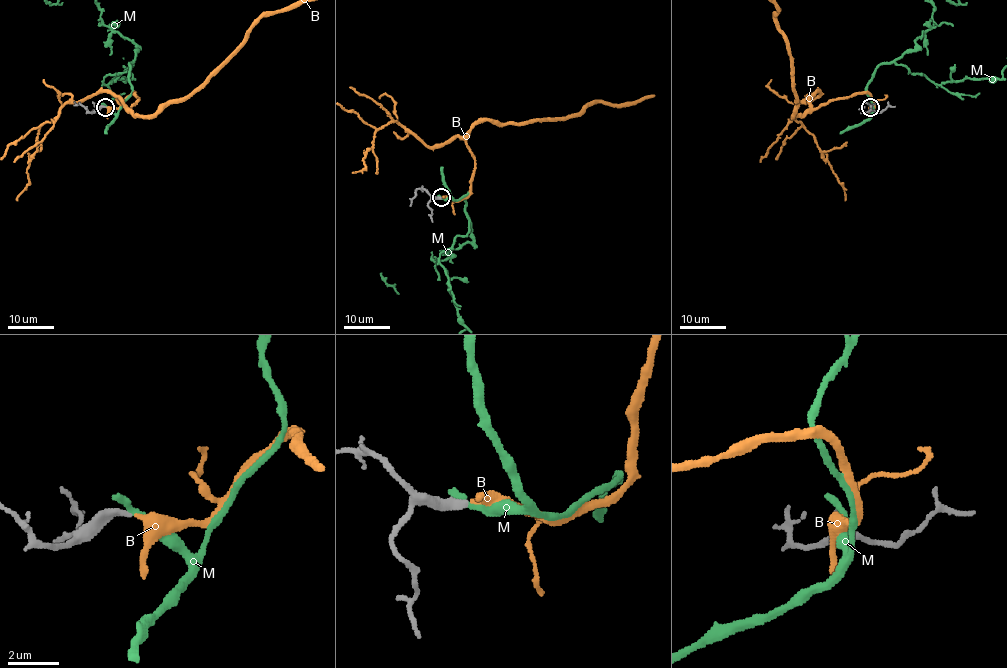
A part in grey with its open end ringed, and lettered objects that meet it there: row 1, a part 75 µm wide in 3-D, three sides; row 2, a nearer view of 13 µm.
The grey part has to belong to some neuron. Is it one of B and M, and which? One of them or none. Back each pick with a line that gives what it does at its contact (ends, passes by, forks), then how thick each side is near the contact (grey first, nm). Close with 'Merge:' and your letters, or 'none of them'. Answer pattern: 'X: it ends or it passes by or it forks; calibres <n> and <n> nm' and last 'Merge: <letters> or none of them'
B: it ends; calibres 320 and 440 nm
Merge: B

